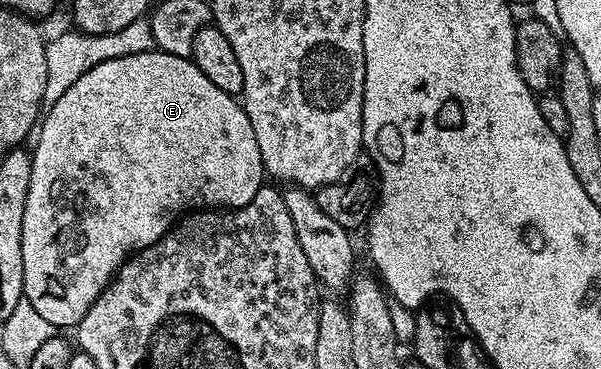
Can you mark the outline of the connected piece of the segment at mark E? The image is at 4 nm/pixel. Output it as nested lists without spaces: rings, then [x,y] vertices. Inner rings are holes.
[[[151,50],[149,52],[141,52],[140,54],[128,54],[128,58],[112,58],[108,62],[100,62],[100,66],[92,66],[92,70],[88,70],[88,74],[83,74],[80,78],[76,78],[73,86],[68,86],[68,90],[64,90],[64,94],[60,94],[56,106],[45,109],[44,115],[40,120],[42,129],[40,130],[40,142],[36,142],[36,146],[32,149],[32,182],[28,182],[28,202],[24,206],[24,226],[22,227],[22,253],[24,254],[24,290],[23,297],[28,302],[32,302],[32,307],[37,310],[44,318],[44,322],[48,322],[55,330],[62,328],[73,329],[84,318],[84,314],[88,314],[88,310],[92,306],[92,302],[96,302],[96,298],[100,298],[100,294],[110,283],[111,278],[117,274],[119,268],[126,263],[127,259],[136,252],[143,252],[148,246],[152,246],[162,237],[165,232],[169,232],[174,227],[176,221],[195,211],[195,210],[229,210],[232,208],[243,208],[248,206],[248,202],[252,202],[252,198],[256,198],[256,194],[264,186],[264,169],[262,167],[262,159],[260,158],[260,146],[256,143],[256,134],[252,130],[252,122],[248,122],[248,114],[246,109],[235,97],[230,96],[224,90],[220,90],[220,86],[216,86],[212,81],[200,71],[200,66],[196,66],[193,59],[188,56],[177,56],[176,54],[168,54],[167,52],[159,52]]]

